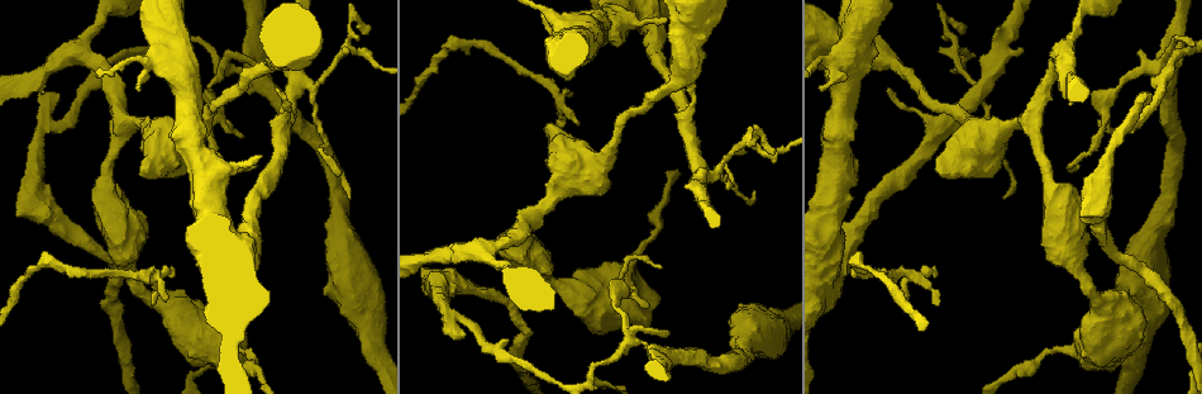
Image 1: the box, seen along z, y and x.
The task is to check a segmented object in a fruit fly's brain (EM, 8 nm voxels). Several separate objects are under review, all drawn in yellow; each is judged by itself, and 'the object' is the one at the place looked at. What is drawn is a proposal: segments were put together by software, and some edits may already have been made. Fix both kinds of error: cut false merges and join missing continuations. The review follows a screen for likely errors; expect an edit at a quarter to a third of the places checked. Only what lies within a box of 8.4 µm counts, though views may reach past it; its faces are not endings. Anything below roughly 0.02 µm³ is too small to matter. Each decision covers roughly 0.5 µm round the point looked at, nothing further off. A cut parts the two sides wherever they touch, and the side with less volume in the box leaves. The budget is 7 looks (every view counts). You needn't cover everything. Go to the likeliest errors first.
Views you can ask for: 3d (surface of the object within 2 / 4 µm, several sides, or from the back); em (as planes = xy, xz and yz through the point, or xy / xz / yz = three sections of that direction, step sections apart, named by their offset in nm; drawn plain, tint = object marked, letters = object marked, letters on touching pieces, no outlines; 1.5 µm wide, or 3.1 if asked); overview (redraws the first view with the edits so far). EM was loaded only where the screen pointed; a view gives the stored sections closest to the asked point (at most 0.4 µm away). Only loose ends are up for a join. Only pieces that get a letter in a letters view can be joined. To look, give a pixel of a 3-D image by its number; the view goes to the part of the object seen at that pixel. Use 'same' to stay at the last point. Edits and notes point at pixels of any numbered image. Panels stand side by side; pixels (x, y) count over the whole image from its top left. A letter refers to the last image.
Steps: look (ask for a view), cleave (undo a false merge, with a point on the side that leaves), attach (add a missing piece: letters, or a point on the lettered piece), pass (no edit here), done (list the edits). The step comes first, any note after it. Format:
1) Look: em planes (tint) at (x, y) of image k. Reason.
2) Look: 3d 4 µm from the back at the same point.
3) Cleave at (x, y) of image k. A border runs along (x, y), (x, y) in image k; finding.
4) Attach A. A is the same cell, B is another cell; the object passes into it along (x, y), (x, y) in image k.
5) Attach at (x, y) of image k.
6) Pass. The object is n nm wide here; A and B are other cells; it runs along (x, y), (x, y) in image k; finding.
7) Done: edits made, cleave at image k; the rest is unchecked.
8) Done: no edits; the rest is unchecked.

Look: em planes (letters) at (660, 268) of image 1. Thin end.

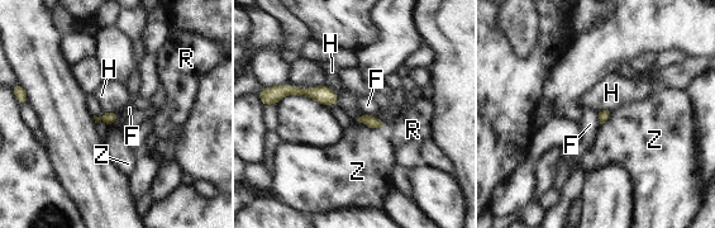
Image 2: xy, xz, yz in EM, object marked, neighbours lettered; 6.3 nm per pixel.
Pass. F, H, R and Z are other cells; no lettered piece goes on from it.

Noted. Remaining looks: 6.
Look: 3d 4 µm at (831, 306) of image 1.

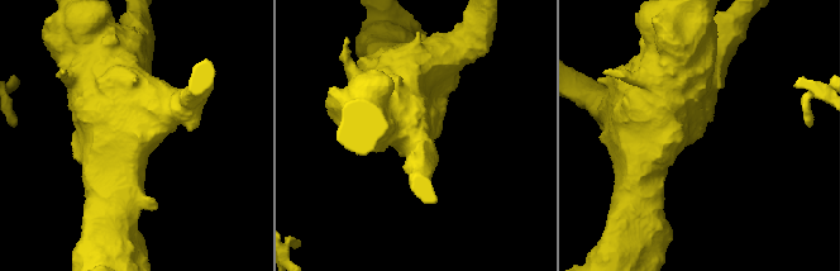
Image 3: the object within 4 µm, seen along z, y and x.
Look: em planes (letters) at (700, 134) of image 3.

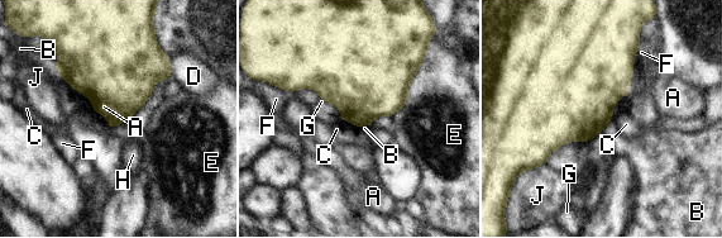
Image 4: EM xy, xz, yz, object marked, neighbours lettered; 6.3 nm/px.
Attach A. The longest contact is with E, 420 nm; A is the same cell, B, C, D, E, F, G, H and J are other cells; the object passes into it along (594, 72), (629, 91), (668, 93) in image 4; the neuron continues.

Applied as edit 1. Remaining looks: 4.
Look: overview. See it whole again.

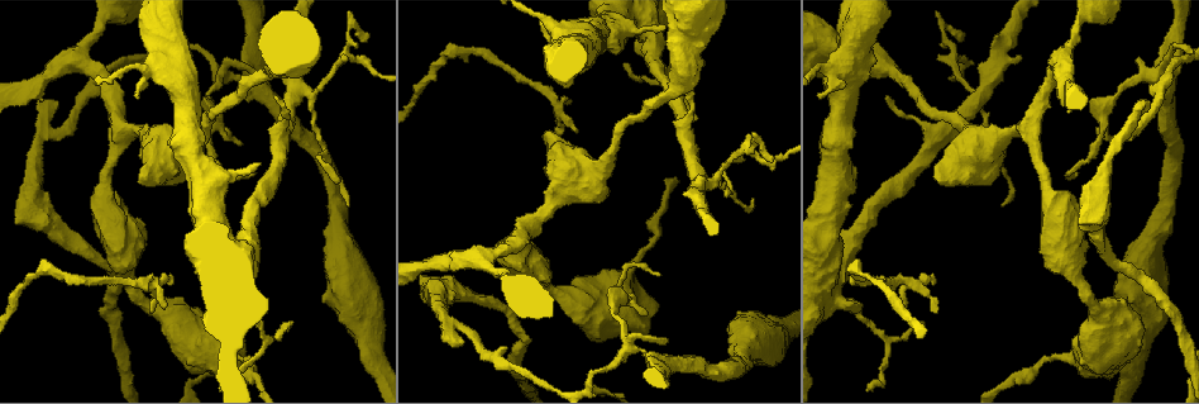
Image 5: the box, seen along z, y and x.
Look: 3d 2 µm at (291, 324) of image 5. Thin end.

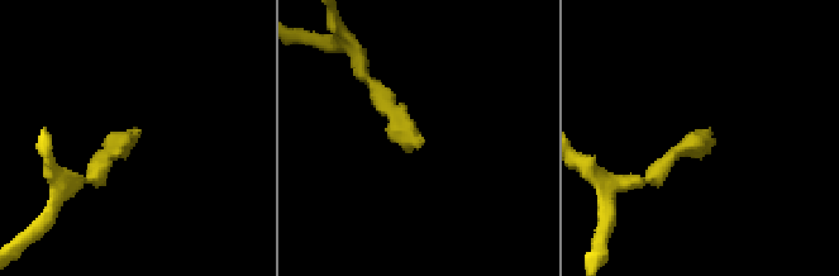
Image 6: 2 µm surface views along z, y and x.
Look: em planes (letters) at (703, 130) of image 6.

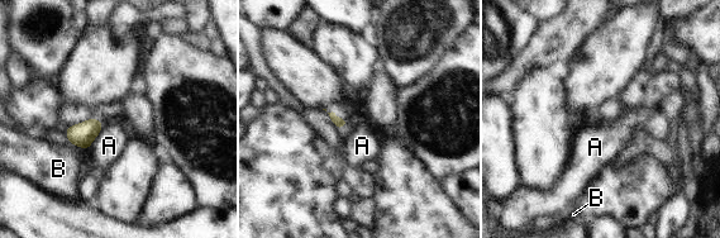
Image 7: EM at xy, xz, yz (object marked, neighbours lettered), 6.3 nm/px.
Pass. The longest contact is with A, 200 nm; A and B are other cells; a border runs along (104, 124), (87, 151) in image 7; none of them fits.

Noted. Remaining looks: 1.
Done: edits made, attach at image 4; the rest is unchecked.

